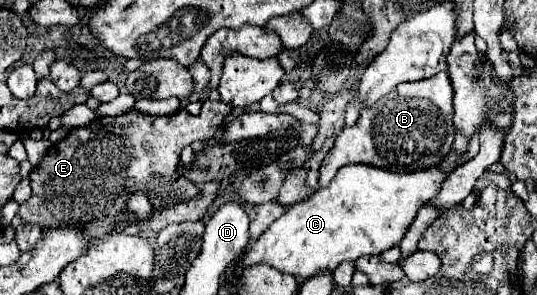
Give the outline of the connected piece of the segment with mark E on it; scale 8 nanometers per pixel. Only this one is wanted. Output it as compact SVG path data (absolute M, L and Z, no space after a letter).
M215 89L201 105L199 115L191 115L185 109L173 115L147 115L133 109L117 117L97 117L89 125L75 127L65 139L53 143L43 161L31 171L33 193L19 207L17 215L25 223L39 223L41 227L65 227L121 213L133 191L145 191L159 209L195 199L199 189L177 175L181 149L195 139L213 139L229 109L227 103L221 103Z

